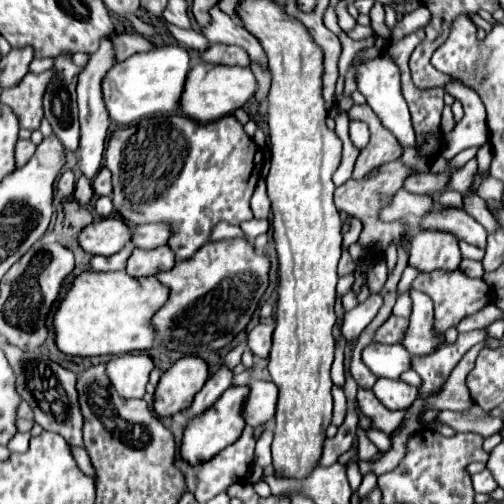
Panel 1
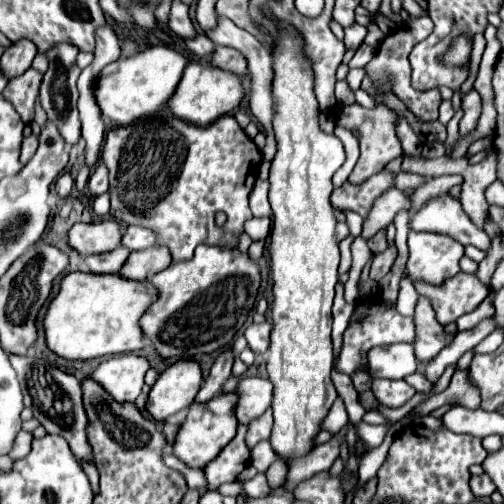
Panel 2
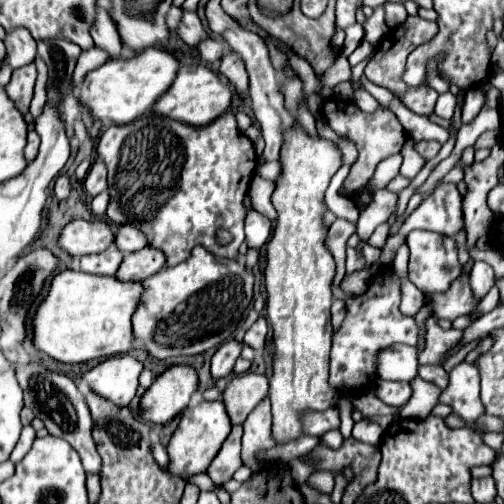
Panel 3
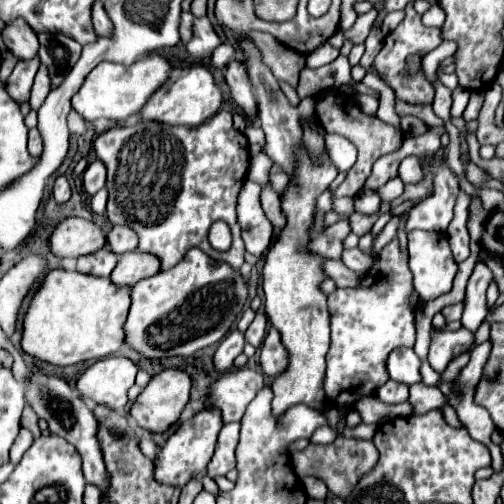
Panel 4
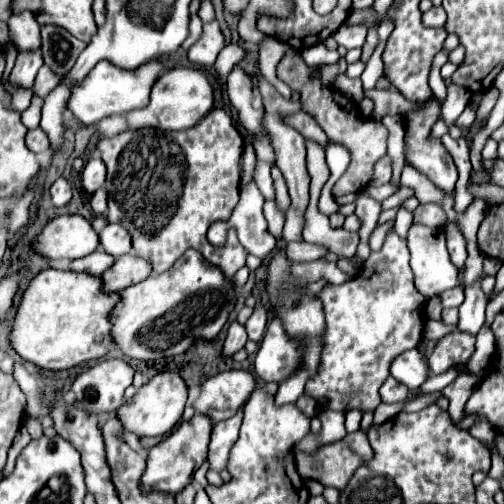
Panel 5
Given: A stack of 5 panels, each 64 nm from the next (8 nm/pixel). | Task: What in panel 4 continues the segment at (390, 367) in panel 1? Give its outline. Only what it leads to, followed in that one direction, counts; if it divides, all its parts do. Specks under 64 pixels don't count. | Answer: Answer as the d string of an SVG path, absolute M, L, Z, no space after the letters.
M396 348L386 360L386 370L390 380L404 382L408 386L420 382L420 358L412 348Z

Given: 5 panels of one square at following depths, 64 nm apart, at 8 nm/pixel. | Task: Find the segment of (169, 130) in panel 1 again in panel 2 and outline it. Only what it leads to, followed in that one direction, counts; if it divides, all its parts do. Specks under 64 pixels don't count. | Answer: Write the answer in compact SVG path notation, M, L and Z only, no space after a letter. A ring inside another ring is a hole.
M158 112L138 120L130 126L112 128L106 134L102 148L102 162L110 170L110 198L112 208L110 214L122 224L136 224L144 228L152 228L160 236L160 244L168 246L172 252L172 262L182 262L192 258L198 244L226 244L232 234L232 244L236 236L242 232L242 226L248 218L252 218L248 196L258 178L258 168L262 162L262 154L258 146L252 142L246 132L238 126L232 114L218 118L208 126L196 126L184 122L170 112ZM216 214L226 214L226 226L216 226Z

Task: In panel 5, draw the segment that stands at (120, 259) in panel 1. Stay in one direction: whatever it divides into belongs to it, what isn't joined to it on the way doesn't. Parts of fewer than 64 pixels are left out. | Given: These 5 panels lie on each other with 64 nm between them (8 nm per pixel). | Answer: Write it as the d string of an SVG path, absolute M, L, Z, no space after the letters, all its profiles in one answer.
M98 248L96 252L92 252L92 254L84 256L84 258L72 260L70 270L74 270L74 272L88 272L92 276L102 276L112 264L114 264L114 258L108 252L104 252L104 248Z

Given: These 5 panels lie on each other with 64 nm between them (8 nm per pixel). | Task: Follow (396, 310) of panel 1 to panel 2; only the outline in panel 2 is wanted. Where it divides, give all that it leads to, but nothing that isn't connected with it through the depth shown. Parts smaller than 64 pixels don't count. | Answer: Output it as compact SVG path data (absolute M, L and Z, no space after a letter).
M402 278L400 282L400 294L398 294L398 300L396 300L396 310L402 314L402 316L412 316L414 314L414 306L416 306L416 296L418 292L414 290L412 282Z

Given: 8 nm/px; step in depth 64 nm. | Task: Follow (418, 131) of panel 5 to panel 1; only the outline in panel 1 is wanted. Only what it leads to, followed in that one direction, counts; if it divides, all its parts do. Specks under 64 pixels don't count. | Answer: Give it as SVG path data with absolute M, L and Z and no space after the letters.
M434 210L422 218L422 228L426 230L446 230L452 232L456 238L466 240L472 246L486 248L486 230L478 224L472 216L464 210Z

